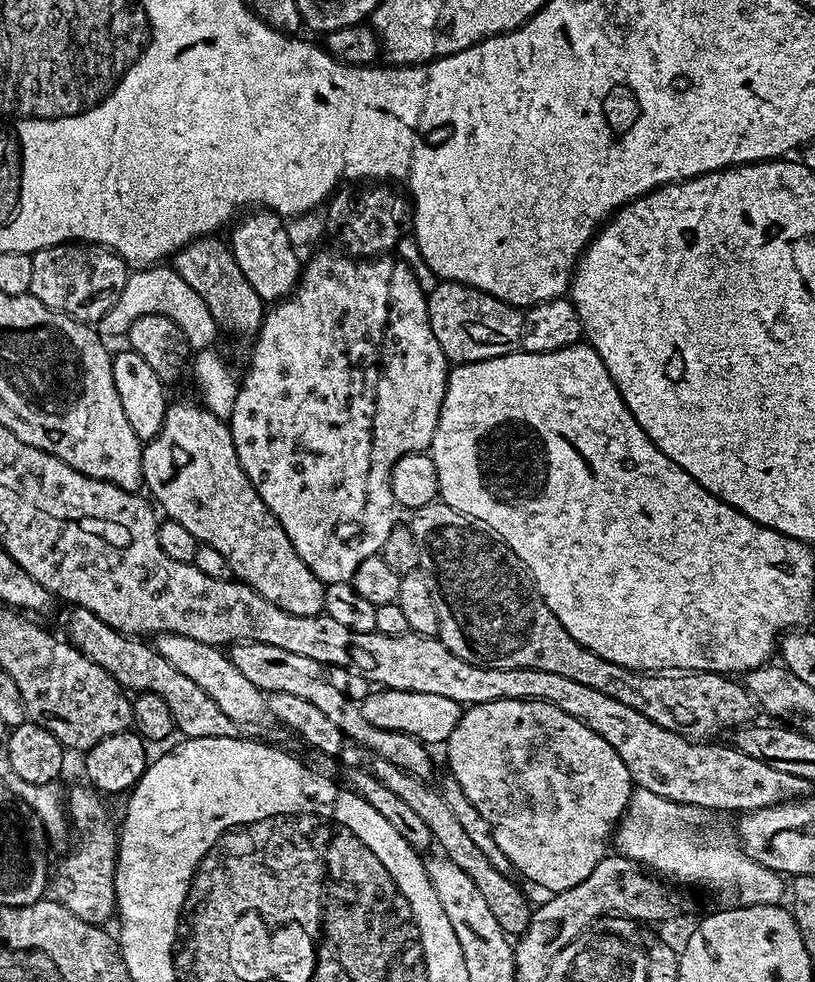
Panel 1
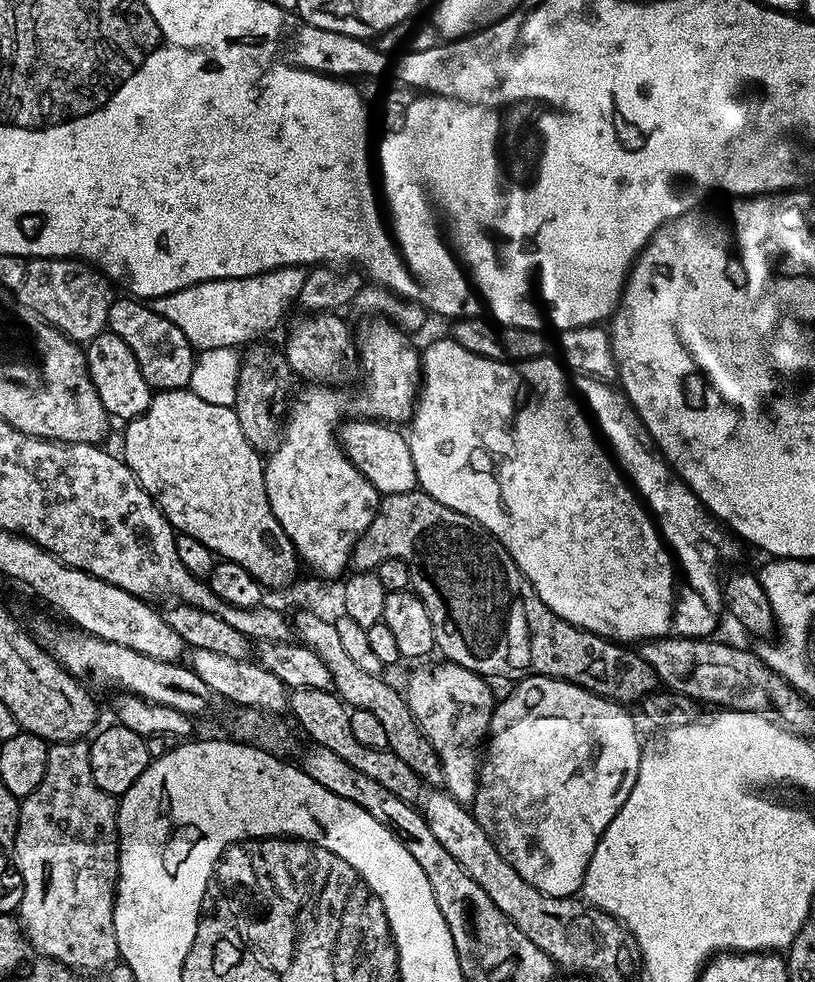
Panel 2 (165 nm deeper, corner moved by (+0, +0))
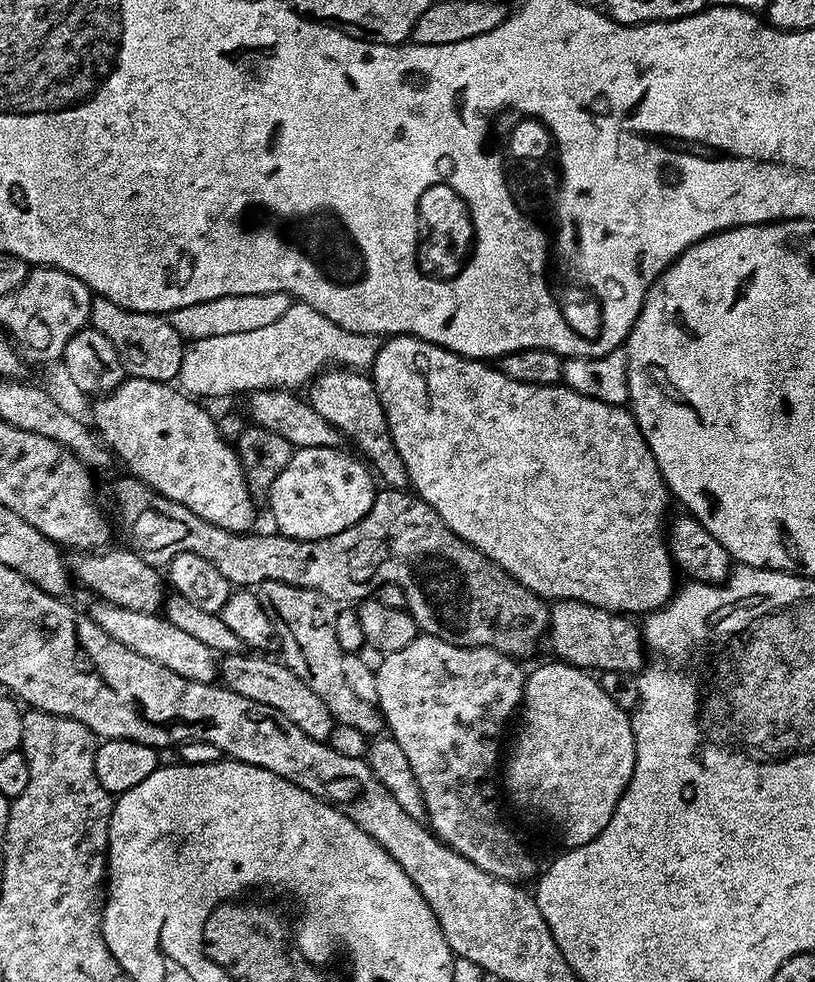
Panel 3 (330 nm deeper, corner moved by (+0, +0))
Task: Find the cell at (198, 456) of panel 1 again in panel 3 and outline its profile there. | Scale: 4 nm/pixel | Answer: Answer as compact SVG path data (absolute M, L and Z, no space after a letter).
M137 376L126 378L112 392L101 395L100 400L92 408L92 420L95 431L98 433L99 439L125 464L127 471L136 479L141 480L143 484L149 484L158 494L162 494L166 498L170 498L174 502L178 502L182 506L186 506L186 510L194 510L194 514L198 514L198 518L206 518L206 522L214 522L214 526L218 526L222 530L230 530L231 532L247 532L253 531L252 523L256 520L256 504L257 501L252 495L252 491L248 488L248 483L244 477L244 471L240 465L240 457L236 454L236 449L229 441L224 440L220 436L218 420L215 420L206 409L203 403L197 402L191 395L185 394L179 387L173 386L168 382L158 380L147 380L146 378L138 378Z

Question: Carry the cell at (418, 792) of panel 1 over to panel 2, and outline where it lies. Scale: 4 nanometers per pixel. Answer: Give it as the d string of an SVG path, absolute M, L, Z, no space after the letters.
M305 688L295 689L290 696L290 712L296 715L296 720L300 723L300 728L312 739L311 743L318 748L330 750L333 754L338 754L342 762L350 762L354 770L362 770L366 778L374 778L390 794L398 794L398 798L409 802L416 802L422 796L422 781L398 754L389 752L387 748L371 748L362 745L358 739L354 738L349 720L349 709L343 700L332 690L306 690Z

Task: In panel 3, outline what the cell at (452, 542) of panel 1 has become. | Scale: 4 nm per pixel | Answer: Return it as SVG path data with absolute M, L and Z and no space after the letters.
M124 474L124 477L113 486L112 500L116 503L115 523L118 525L119 531L120 528L124 531L123 543L131 548L133 552L136 552L138 558L142 558L142 562L150 562L150 566L158 569L163 569L178 554L198 554L198 558L206 558L206 562L210 562L210 566L214 566L214 570L218 570L218 574L222 574L222 578L226 578L228 583L233 586L255 586L271 580L274 582L286 582L290 586L314 590L333 602L359 602L366 600L373 595L374 589L378 586L382 586L386 582L394 582L398 586L402 586L402 590L406 594L408 612L416 619L416 627L423 635L442 638L454 646L462 646L463 648L493 648L513 658L530 655L539 644L542 644L548 631L550 623L549 605L541 597L535 596L526 586L522 586L517 582L509 572L502 570L490 557L482 554L473 544L468 544L462 538L458 538L458 534L454 534L454 530L450 530L450 526L446 526L446 522L442 522L440 515L425 500L421 500L419 496L408 490L385 487L383 490L377 491L370 510L362 519L354 522L354 526L350 526L333 536L318 538L317 540L295 540L289 536L279 534L256 536L257 534L249 534L247 532L222 530L218 526L214 526L214 522L206 522L206 518L198 518L198 514L194 514L194 510L186 510L186 506L182 506L178 502L158 494L149 484L143 484L141 480L136 479L131 474Z

